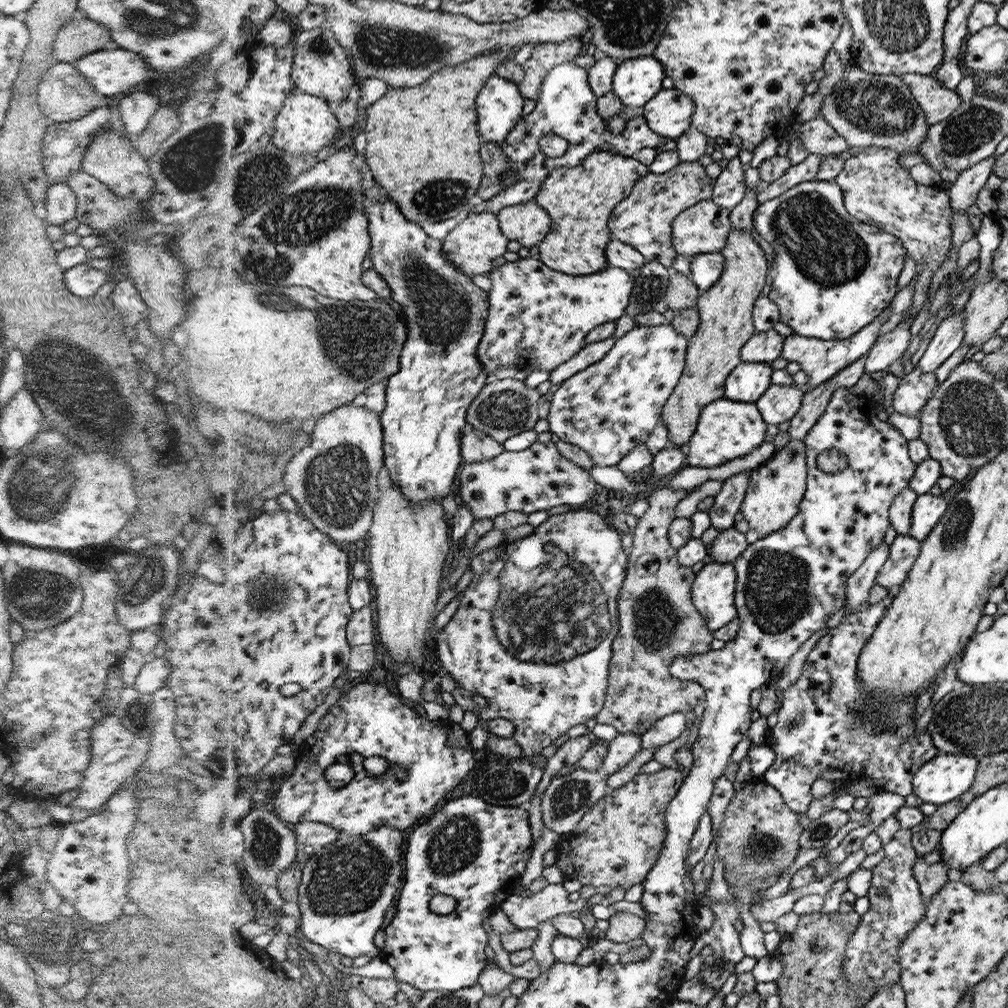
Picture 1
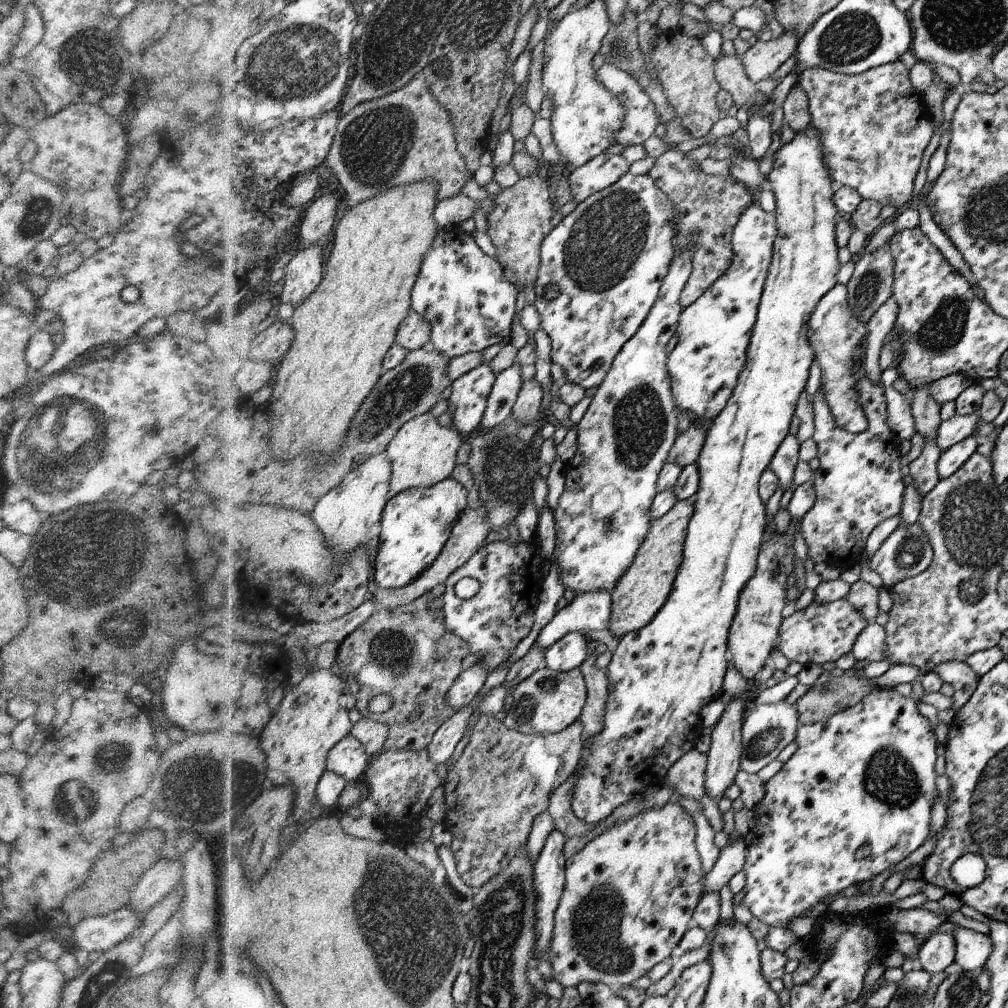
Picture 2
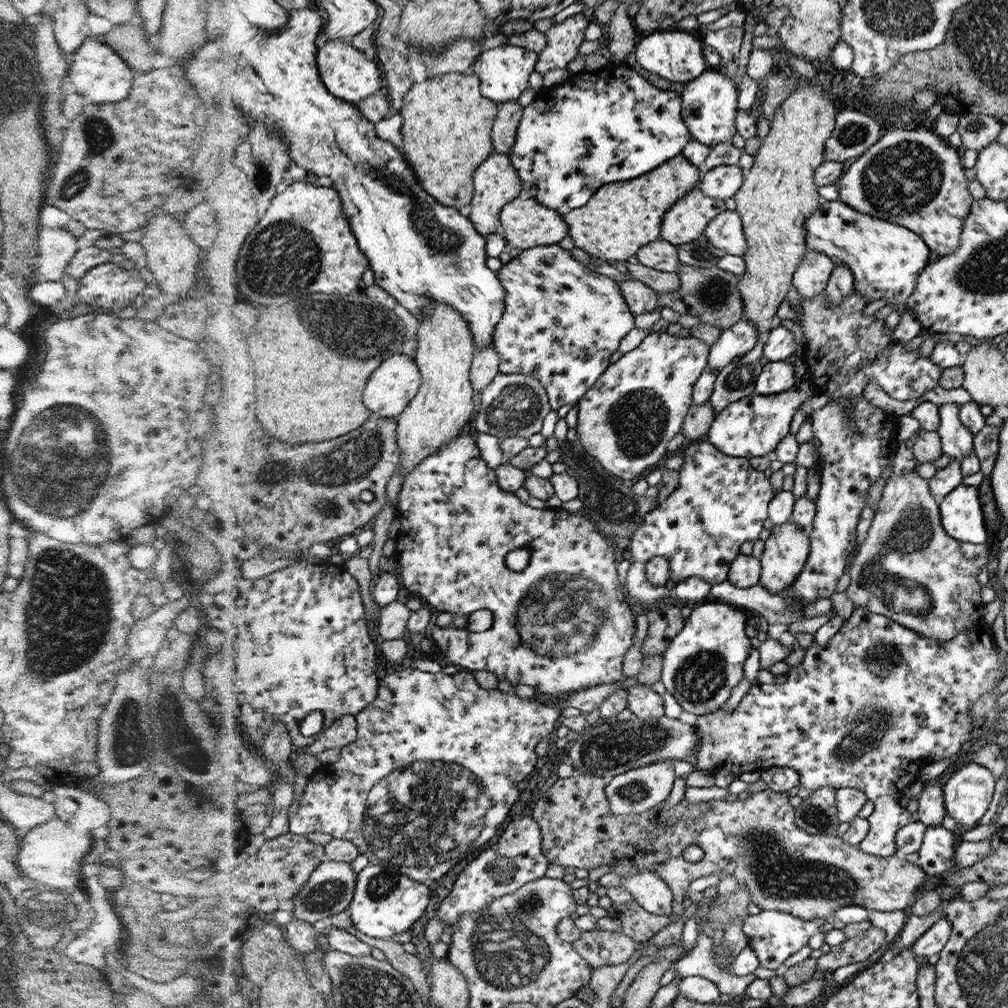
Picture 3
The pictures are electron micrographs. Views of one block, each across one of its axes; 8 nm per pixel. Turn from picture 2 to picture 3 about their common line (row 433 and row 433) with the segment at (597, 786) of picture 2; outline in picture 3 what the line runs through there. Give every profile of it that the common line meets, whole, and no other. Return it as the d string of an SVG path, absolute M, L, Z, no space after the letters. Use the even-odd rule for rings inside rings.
M807 379L799 380L794 387L775 395L752 394L742 397L722 409L712 420L705 439L716 445L720 452L728 456L746 459L764 456L774 452L789 434L790 422L798 408L811 399L817 391Z

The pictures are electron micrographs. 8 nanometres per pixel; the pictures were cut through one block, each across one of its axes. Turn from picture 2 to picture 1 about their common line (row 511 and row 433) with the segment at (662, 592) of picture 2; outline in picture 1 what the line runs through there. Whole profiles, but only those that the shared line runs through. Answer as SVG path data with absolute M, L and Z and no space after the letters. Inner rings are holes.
M730 229L727 244L720 253L726 262L724 272L712 288L698 297L695 306L700 317L698 330L689 338L683 376L663 409L662 423L668 427L671 446L688 446L690 436L695 434L698 427L703 408L724 397L724 384L728 375L743 362L743 345L756 333L752 312L766 284L768 258L752 237L751 231L742 229Z

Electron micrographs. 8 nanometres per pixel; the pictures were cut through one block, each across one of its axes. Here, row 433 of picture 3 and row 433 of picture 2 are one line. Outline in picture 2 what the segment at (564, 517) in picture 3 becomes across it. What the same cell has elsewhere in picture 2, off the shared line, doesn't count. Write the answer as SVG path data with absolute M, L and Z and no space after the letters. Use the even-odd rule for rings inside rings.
M486 363L478 365L453 384L449 401L454 428L470 439L480 428L487 410L487 400L494 390L496 376Z

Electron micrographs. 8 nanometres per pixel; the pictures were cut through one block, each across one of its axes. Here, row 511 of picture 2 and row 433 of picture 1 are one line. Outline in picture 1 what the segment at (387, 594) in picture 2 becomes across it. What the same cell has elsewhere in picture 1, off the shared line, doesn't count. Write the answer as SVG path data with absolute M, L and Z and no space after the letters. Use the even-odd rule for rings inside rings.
M473 428L468 434L464 434L463 455L465 462L476 464L482 460L492 460L494 456L498 456L504 450L504 445L480 429Z

